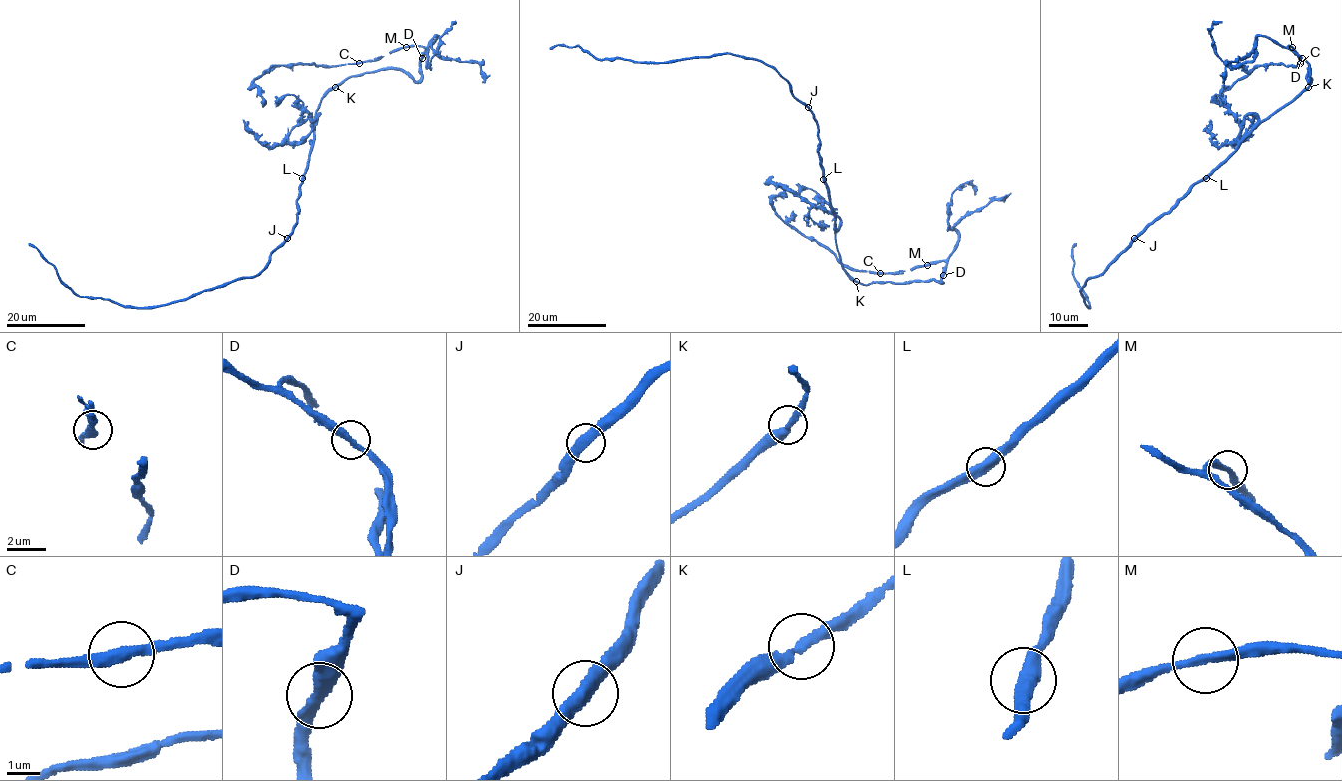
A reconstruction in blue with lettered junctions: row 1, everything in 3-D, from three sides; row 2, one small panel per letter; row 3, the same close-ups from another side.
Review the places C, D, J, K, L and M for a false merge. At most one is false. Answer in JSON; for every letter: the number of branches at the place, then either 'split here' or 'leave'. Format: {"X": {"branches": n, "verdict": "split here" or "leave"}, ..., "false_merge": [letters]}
{"C": {"branches": 2, "verdict": "leave"}, "D": {"branches": 2, "verdict": "leave"}, "J": {"branches": 2, "verdict": "leave"}, "K": {"branches": 2, "verdict": "leave"}, "L": {"branches": 2, "verdict": "leave"}, "M": {"branches": 2, "verdict": "leave"}, "false_merge": []}

